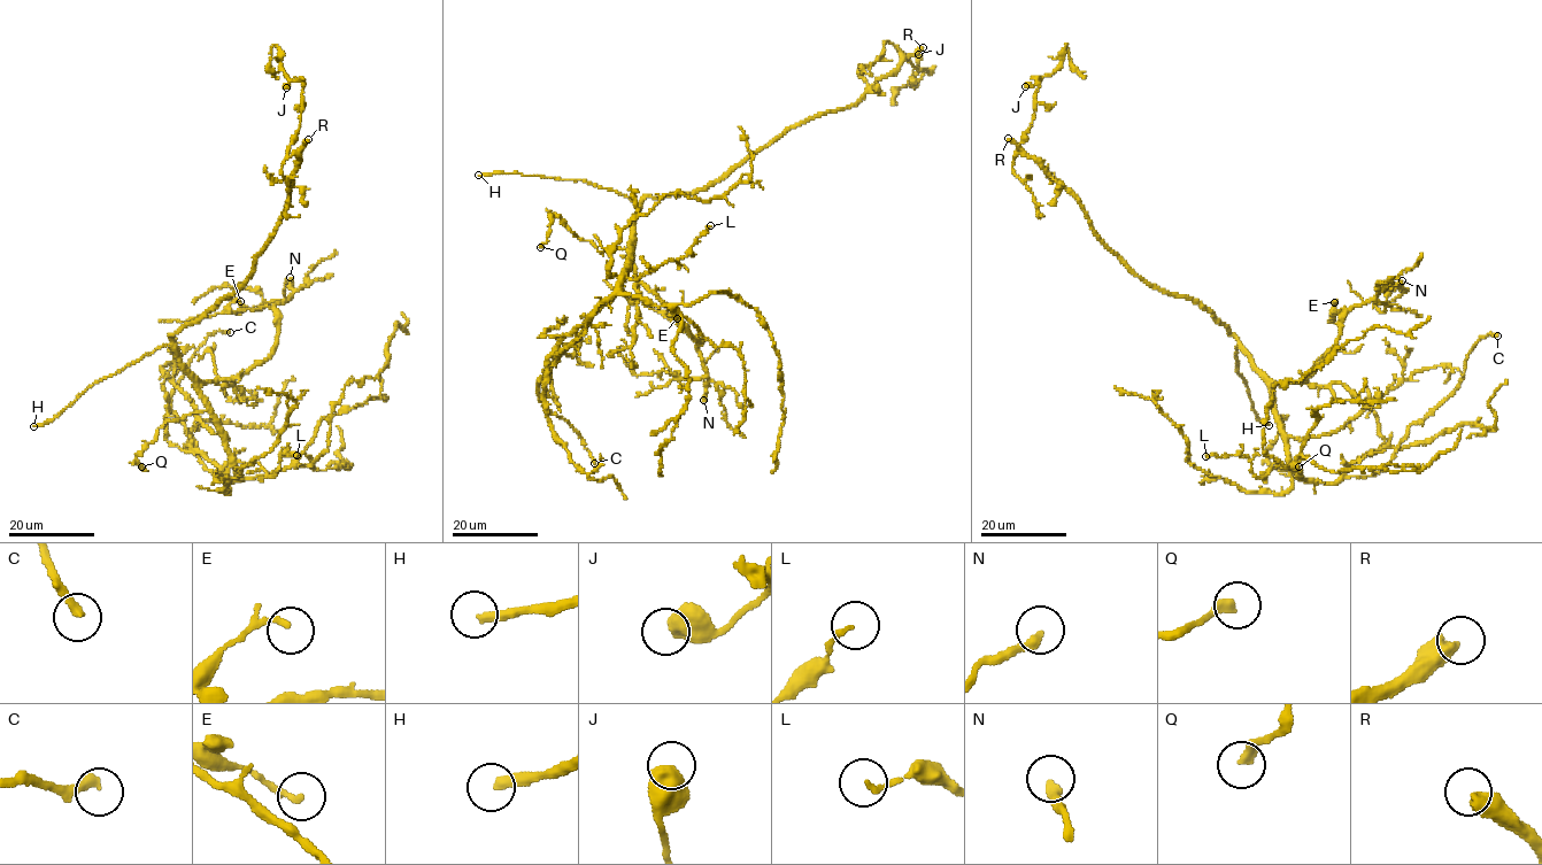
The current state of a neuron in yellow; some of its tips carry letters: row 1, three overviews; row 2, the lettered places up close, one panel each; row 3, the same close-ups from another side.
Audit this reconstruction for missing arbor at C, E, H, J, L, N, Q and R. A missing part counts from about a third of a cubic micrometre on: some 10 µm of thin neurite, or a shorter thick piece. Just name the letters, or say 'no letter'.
H, R

